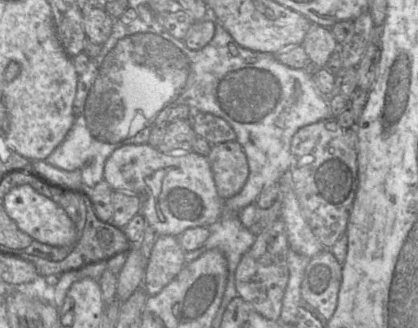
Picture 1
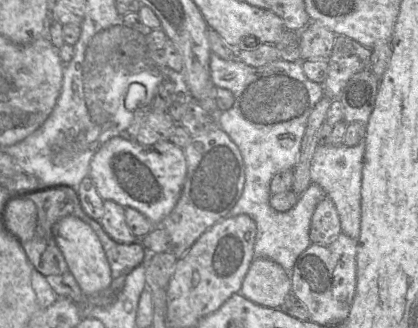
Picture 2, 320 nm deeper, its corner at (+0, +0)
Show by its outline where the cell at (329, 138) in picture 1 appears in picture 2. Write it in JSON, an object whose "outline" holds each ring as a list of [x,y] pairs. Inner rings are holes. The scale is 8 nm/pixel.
{"outline":[[[326,197],[315,208],[311,217],[309,238],[311,243],[328,243],[341,233],[337,210]]]}

